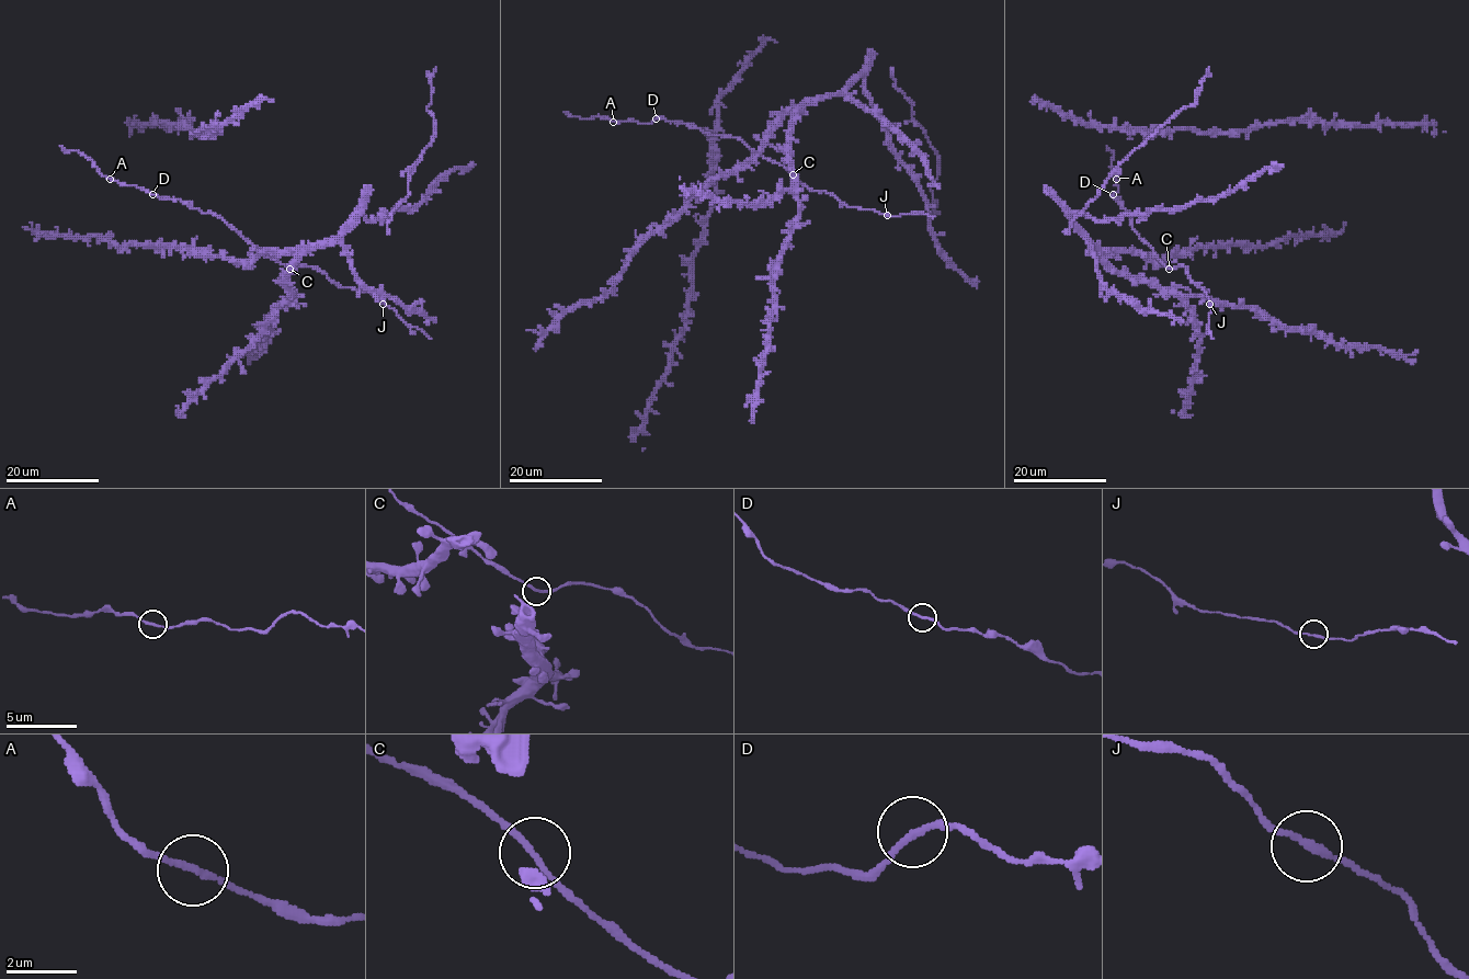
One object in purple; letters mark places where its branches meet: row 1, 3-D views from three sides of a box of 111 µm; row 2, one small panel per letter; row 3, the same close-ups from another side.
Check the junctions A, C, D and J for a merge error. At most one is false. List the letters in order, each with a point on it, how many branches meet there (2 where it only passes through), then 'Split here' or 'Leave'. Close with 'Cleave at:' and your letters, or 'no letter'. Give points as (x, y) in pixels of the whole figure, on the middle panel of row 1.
A: Place: (613, 122). Branches: 2. Leave
C: Place: (793, 174). Branches: 2. Leave
D: Place: (656, 118). Branches: 2. Leave
J: Place: (887, 215). Branches: 2. Leave
Cleave at: no letter

